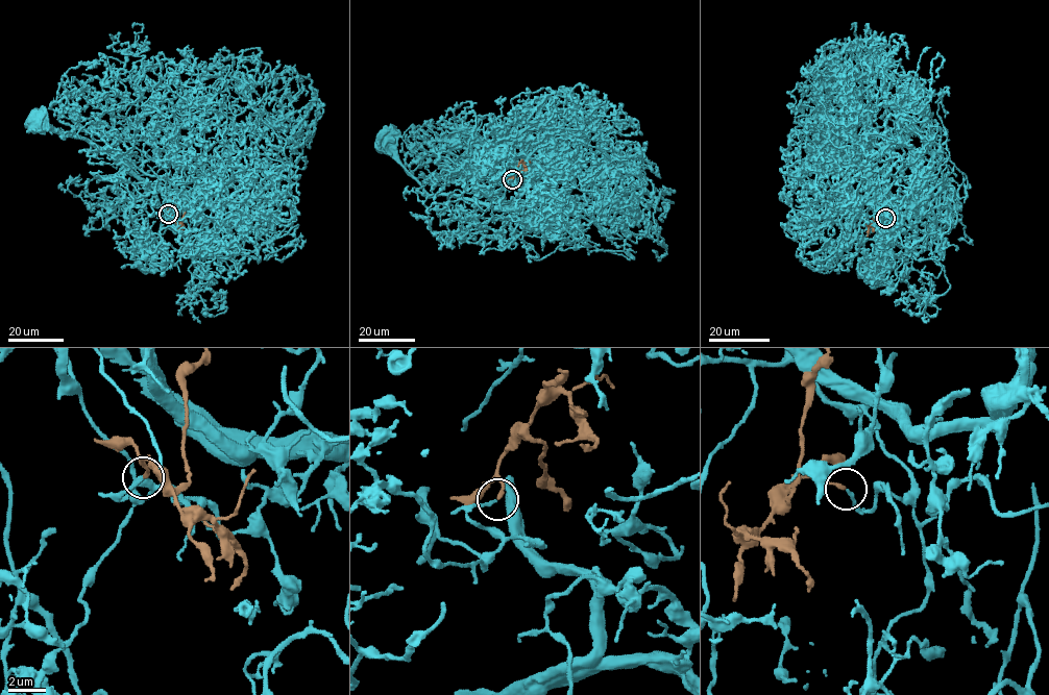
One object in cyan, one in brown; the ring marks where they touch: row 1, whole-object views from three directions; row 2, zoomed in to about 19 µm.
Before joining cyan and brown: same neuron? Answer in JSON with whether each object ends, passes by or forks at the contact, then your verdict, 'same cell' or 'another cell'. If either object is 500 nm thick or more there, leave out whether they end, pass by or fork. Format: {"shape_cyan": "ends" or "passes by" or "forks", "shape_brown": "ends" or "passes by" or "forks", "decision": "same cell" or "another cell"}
{"shape_cyan": "ends", "shape_brown": "ends", "decision": "same cell"}

